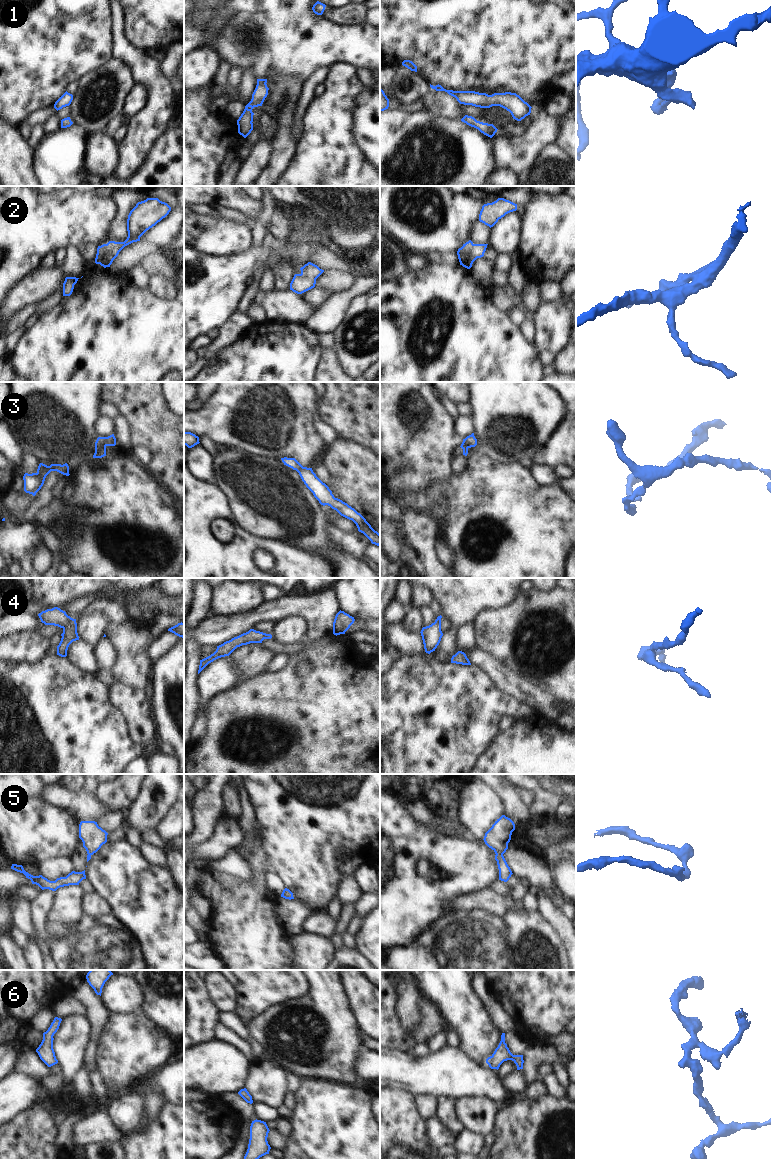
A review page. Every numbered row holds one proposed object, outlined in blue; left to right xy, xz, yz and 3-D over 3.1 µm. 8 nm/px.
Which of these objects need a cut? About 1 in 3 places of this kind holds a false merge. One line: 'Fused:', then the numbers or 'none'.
Fused: none

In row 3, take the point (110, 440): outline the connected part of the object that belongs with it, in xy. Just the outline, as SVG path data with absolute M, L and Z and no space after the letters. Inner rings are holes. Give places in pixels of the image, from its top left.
M114 434L108 437L98 437L95 442L95 453L93 455L93 458L102 458L106 456L106 447L115 445L116 445L116 438Z

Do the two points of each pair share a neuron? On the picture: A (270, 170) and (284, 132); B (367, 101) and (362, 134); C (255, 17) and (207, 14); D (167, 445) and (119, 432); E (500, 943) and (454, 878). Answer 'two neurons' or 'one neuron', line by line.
A: one neuron
B: one neuron
C: two neurons
D: two neurons
E: two neurons

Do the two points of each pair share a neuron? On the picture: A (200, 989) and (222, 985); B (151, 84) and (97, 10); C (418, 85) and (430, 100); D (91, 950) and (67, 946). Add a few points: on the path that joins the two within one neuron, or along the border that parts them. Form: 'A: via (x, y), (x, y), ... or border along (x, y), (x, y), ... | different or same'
A: border along (204, 980), (214, 1002), (219, 1008) | different
B: border along (109, 10), (110, 30), (112, 33), (111, 53) | different
C: border along (430, 87), (421, 99) | different
D: via (85, 950), (73, 950) | same

